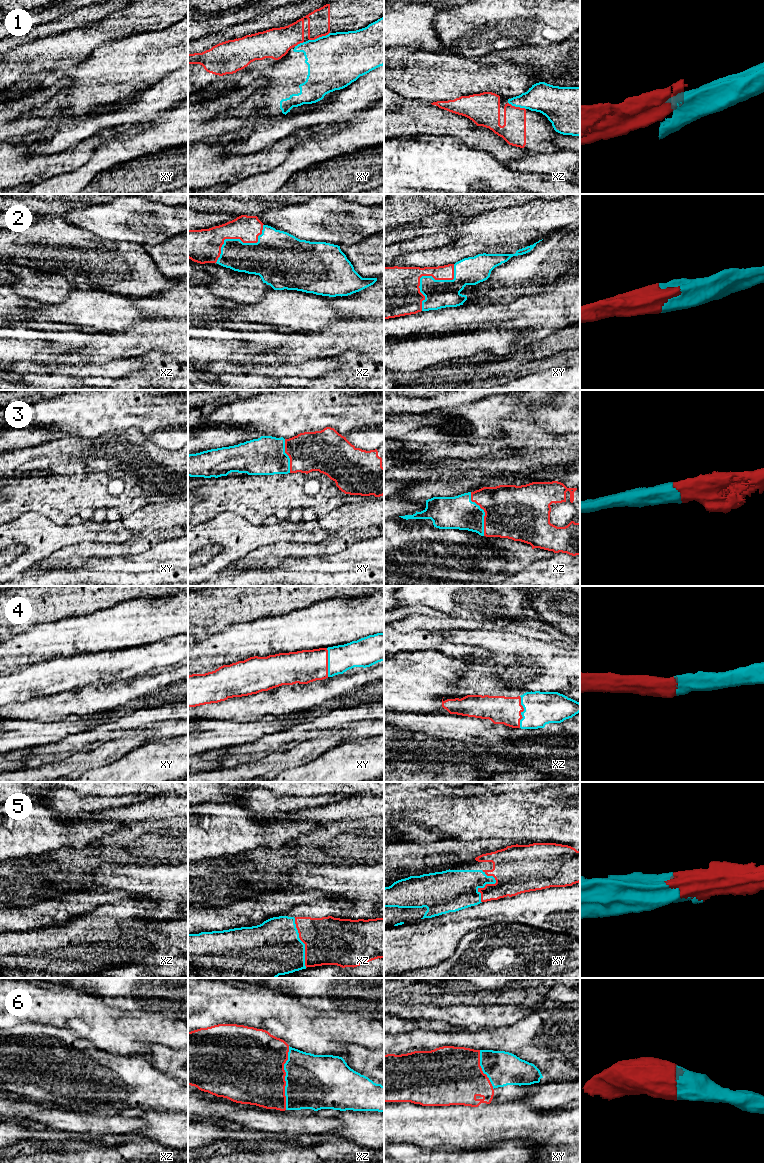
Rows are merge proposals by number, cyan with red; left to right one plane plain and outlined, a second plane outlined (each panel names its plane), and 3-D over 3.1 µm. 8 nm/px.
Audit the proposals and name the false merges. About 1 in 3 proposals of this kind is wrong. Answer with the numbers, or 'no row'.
1

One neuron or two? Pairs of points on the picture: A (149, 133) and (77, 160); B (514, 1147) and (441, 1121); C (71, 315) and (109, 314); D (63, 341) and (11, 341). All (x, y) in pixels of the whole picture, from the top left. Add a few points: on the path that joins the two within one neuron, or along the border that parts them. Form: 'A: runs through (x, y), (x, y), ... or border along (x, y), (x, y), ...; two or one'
A: border along (110, 139), (101, 142), (92, 156), (75, 170); two
B: border along (522, 1139), (502, 1140), (476, 1148); two
C: runs through (80, 314), (100, 314); one
D: runs through (50, 347), (24, 344); one

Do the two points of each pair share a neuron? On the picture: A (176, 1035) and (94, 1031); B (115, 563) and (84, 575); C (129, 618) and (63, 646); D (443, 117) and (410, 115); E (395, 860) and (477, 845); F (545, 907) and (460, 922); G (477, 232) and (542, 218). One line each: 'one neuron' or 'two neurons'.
A: one neuron
B: two neurons
C: one neuron
D: one neuron
E: one neuron
F: one neuron
G: one neuron

